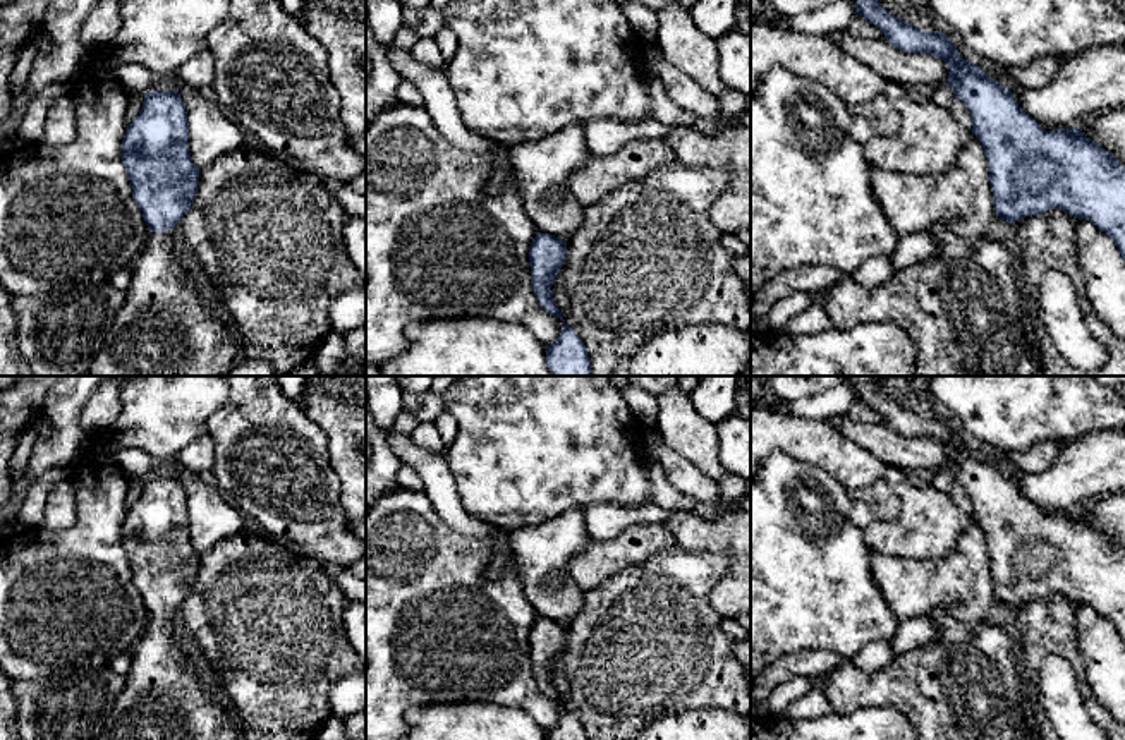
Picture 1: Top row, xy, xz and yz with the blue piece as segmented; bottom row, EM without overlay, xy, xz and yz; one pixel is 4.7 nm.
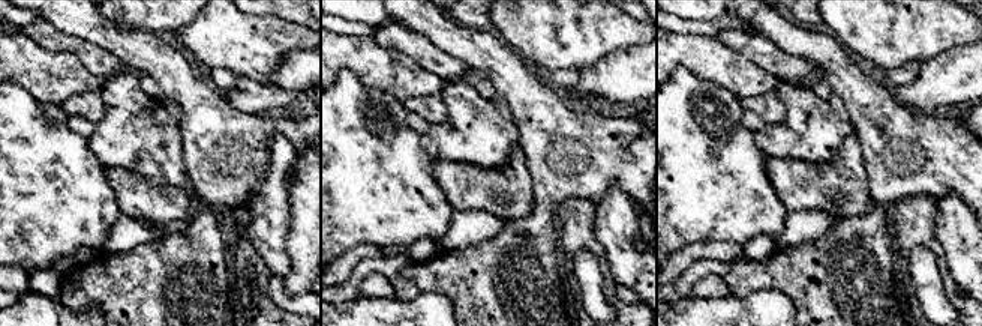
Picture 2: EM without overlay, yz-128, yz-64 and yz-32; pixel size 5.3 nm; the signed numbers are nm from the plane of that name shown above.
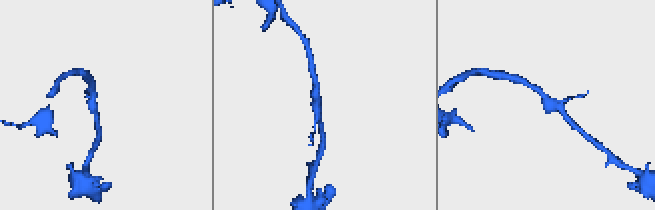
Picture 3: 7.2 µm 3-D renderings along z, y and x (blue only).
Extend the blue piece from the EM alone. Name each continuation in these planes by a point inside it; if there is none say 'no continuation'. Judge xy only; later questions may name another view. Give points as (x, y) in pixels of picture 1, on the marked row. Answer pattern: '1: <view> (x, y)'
1: xy (165, 327)

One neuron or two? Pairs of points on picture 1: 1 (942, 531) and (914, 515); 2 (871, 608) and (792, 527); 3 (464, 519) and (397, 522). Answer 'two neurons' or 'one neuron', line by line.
1: one neuron
2: one neuron
3: two neurons

